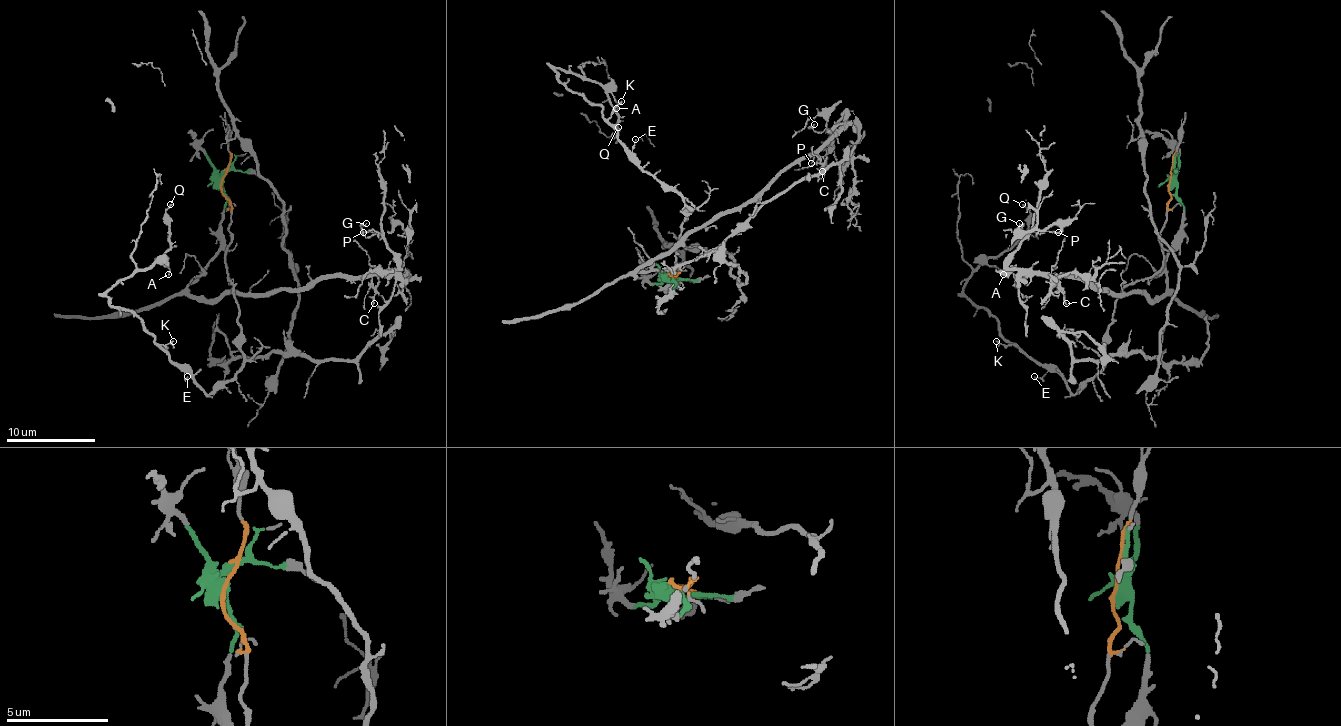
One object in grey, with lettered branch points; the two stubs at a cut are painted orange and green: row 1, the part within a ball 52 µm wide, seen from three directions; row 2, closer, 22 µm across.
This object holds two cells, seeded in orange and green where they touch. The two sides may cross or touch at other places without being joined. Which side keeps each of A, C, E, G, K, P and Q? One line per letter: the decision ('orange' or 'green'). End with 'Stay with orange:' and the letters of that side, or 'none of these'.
A: orange
C: green
E: orange
G: green
K: orange
P: green
Q: orange
Stay with orange: A, E, K, Q

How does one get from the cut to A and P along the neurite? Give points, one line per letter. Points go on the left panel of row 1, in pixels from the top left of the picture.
A: (220, 181), (242, 364), (207, 392), (107, 292), (156, 264), (169, 275)
P: (220, 181), (220, 248), (191, 295), (393, 270), (380, 233), (362, 233)

